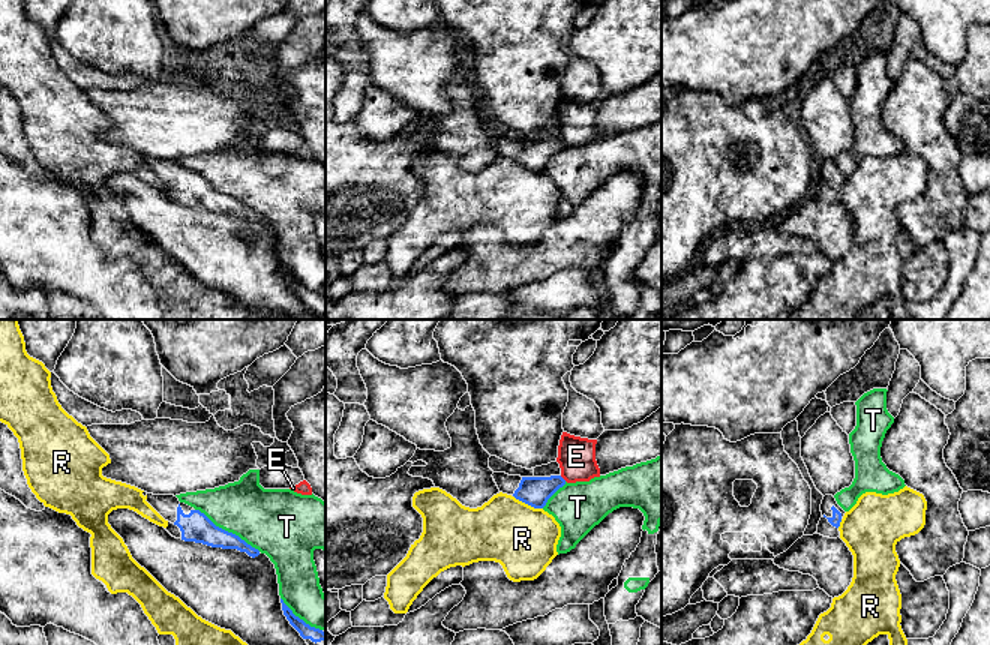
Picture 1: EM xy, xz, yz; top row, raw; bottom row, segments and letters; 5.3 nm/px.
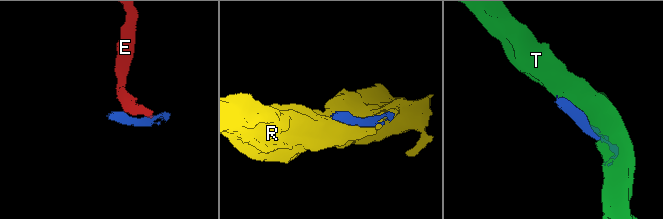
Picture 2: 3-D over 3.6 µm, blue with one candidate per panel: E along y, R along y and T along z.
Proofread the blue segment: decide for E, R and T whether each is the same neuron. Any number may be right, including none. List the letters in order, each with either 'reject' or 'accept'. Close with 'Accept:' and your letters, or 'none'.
E: reject
R: reject
T: reject
Accept: none

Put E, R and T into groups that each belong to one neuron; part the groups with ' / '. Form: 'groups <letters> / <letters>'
groups E / R / T

